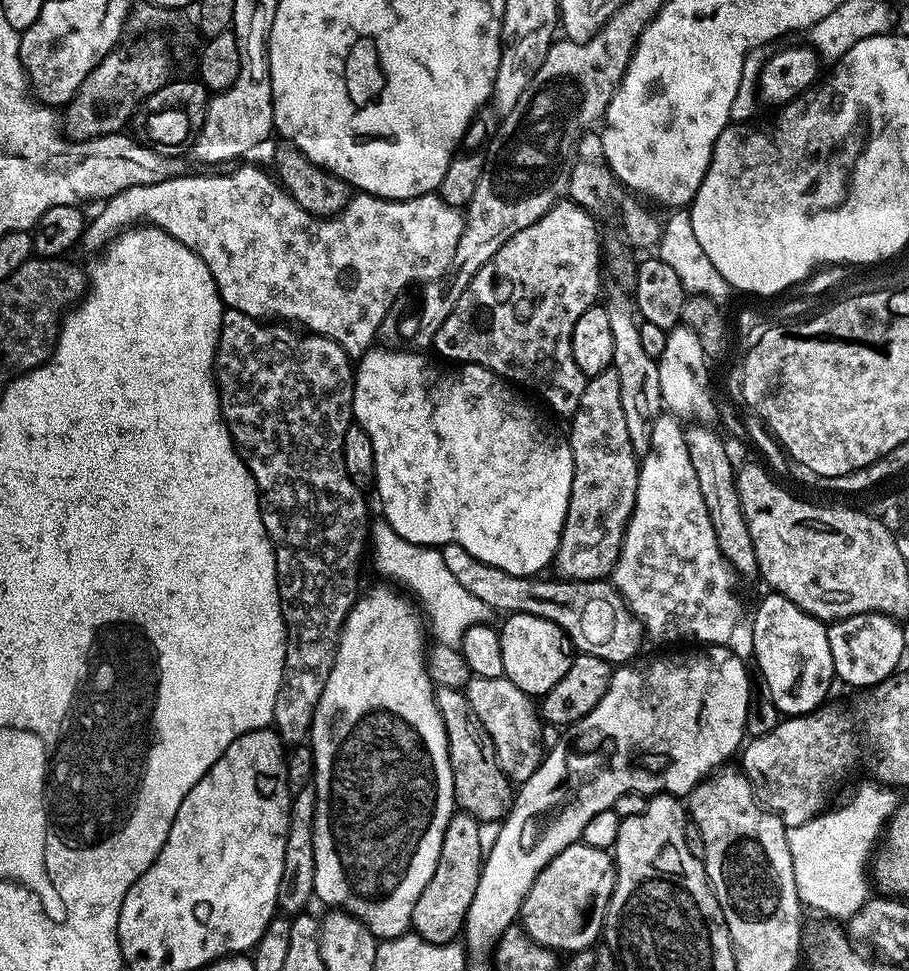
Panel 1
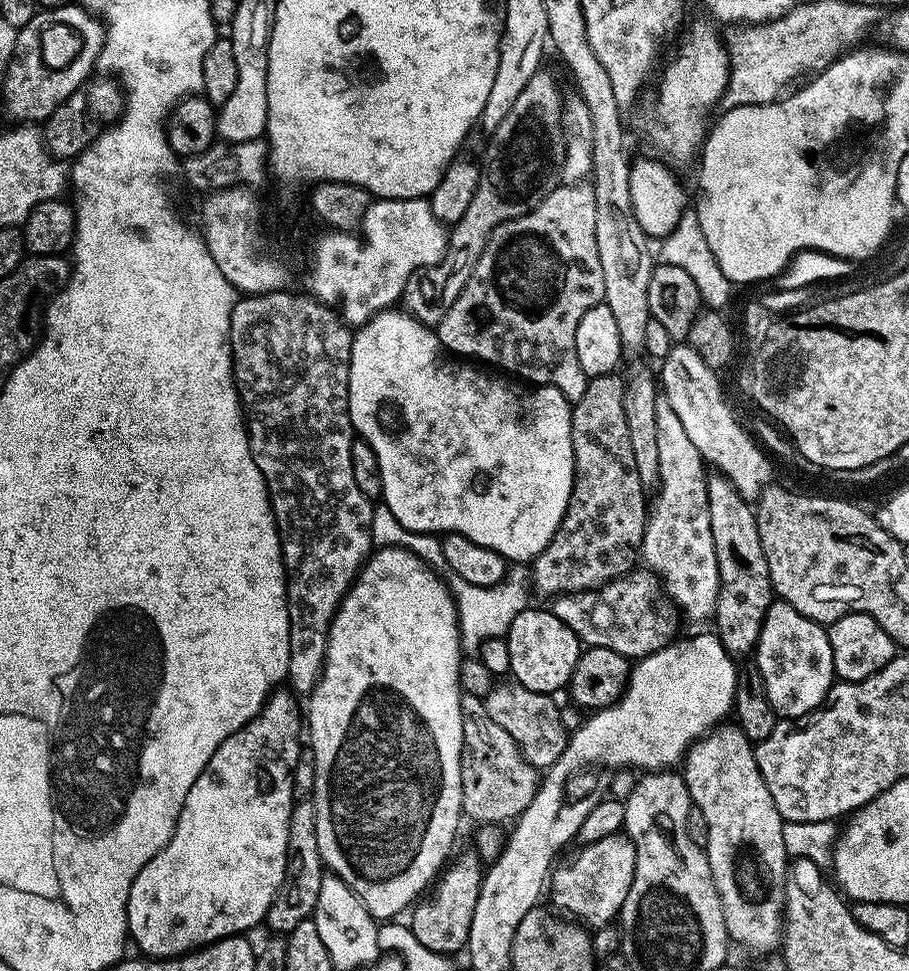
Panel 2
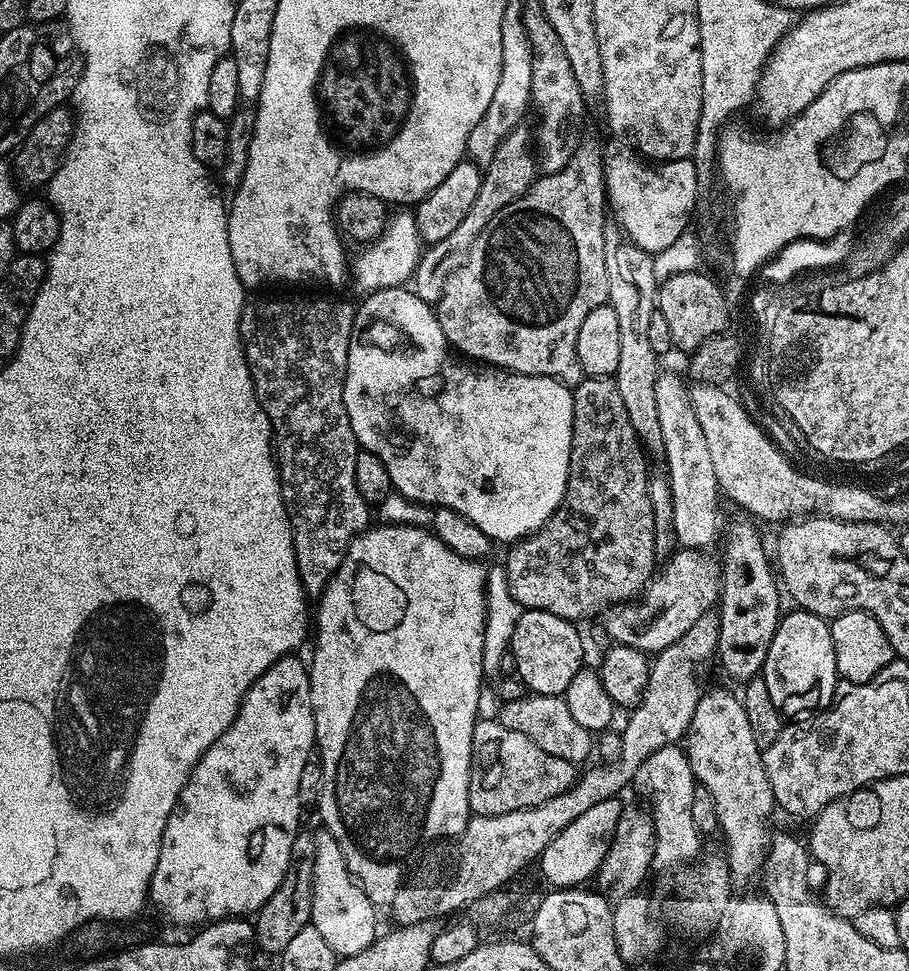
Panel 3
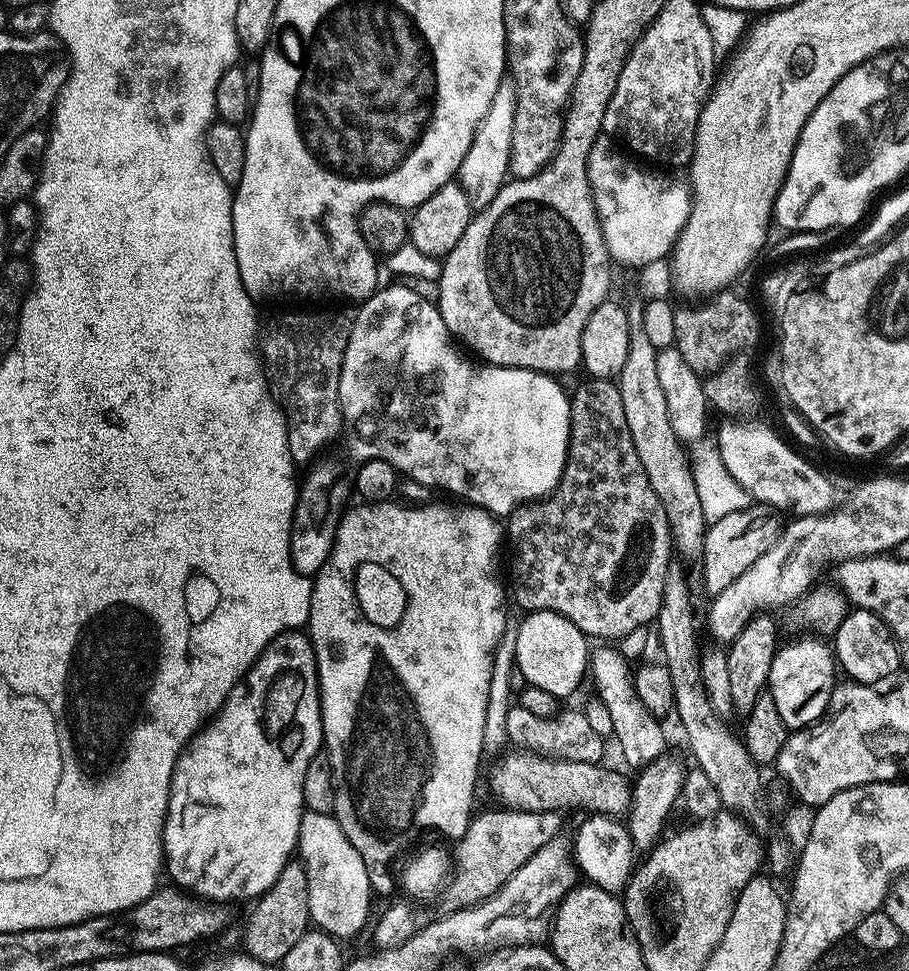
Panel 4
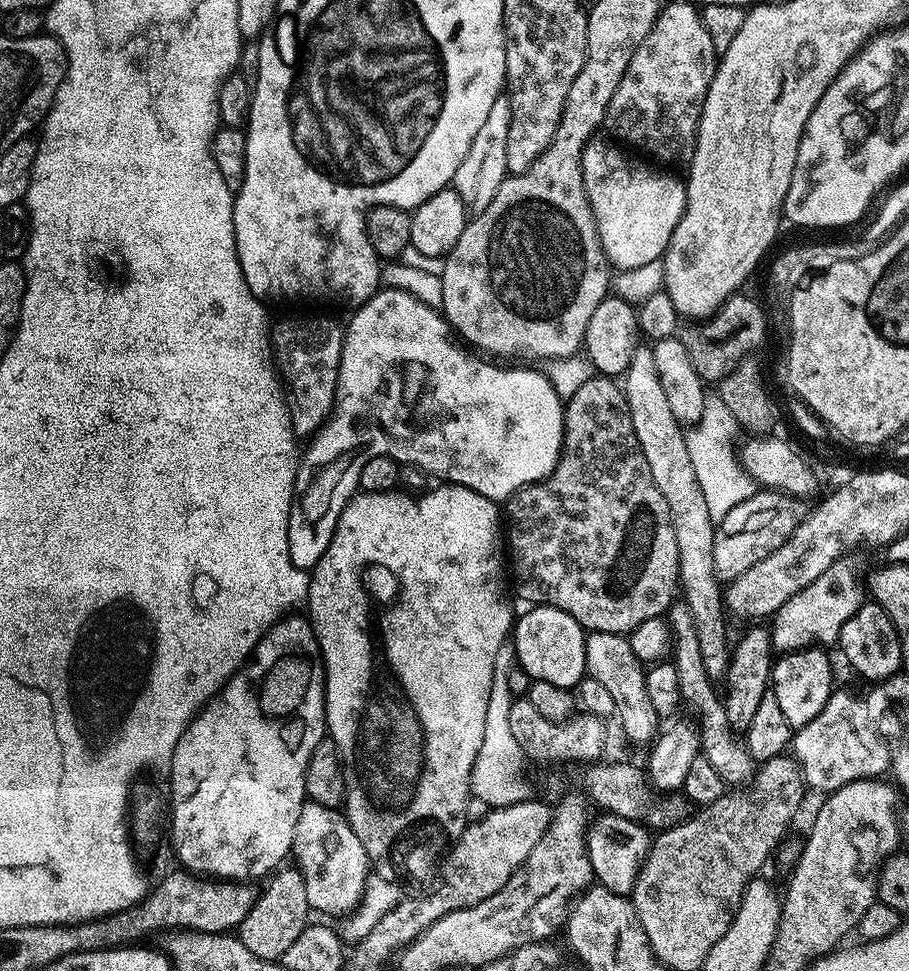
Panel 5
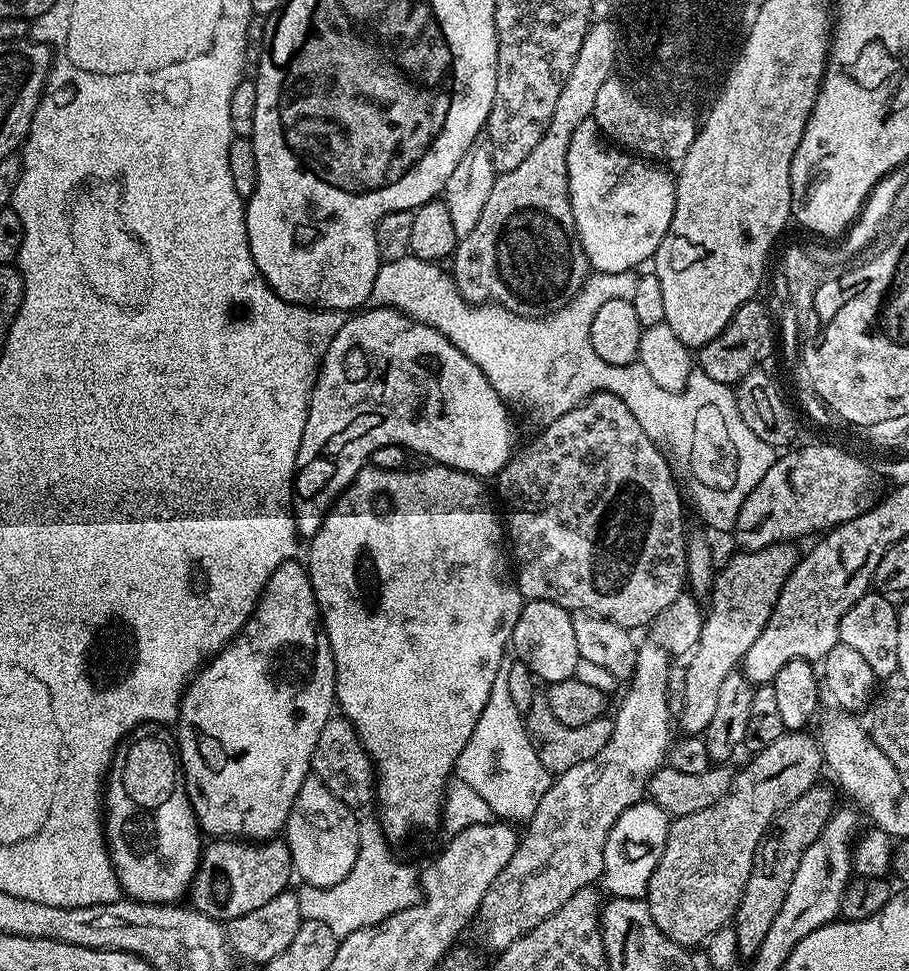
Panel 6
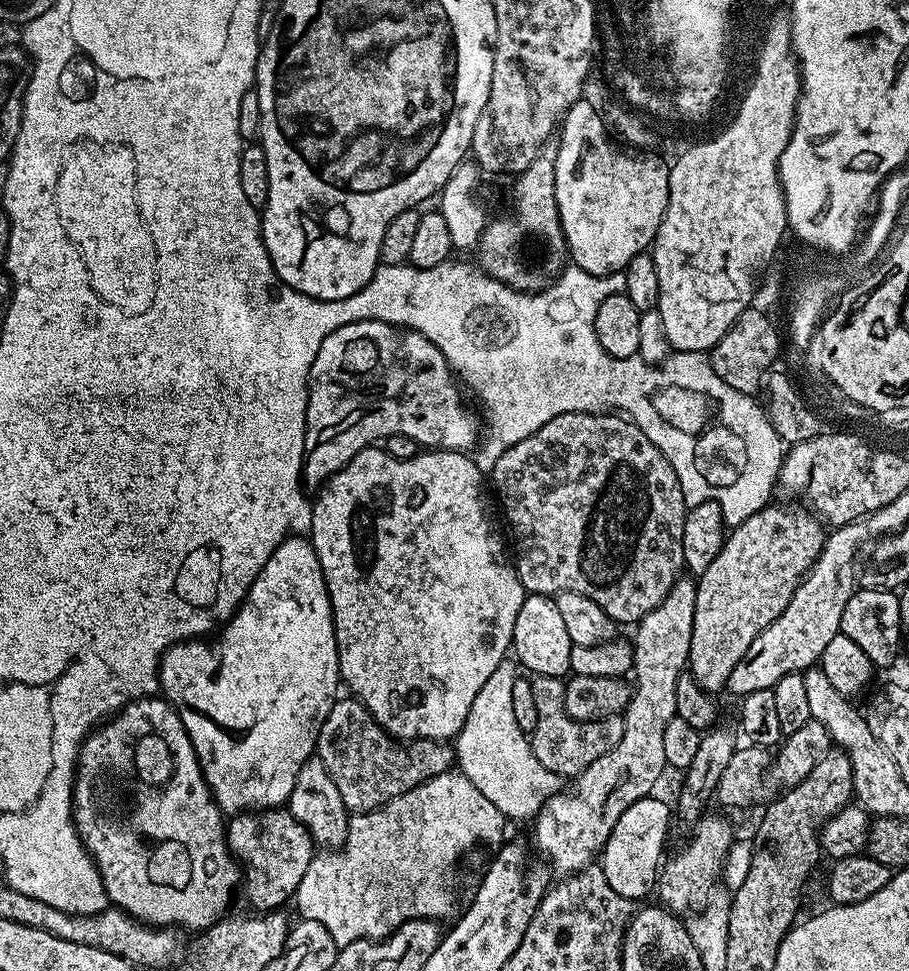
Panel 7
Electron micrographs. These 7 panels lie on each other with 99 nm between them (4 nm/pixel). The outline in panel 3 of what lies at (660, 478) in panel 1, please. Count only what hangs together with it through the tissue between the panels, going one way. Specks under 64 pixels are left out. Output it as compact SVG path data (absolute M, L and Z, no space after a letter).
M661 371L654 382L654 399L658 405L658 422L662 425L662 459L668 463L666 475L672 491L676 543L680 548L707 549L707 544L718 540L716 503L722 500L722 493L714 474L714 462L710 462L710 450L706 450L702 426L698 426L692 409L689 387L685 387L674 373Z

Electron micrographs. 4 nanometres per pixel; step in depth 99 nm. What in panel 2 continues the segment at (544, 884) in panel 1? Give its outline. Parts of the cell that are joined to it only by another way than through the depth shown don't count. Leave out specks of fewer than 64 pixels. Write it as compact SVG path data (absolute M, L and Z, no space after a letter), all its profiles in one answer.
M617 834L583 845L579 850L569 864L561 863L551 873L551 907L589 929L609 927L619 917L622 902L626 902L626 894L630 894L630 882L634 882L634 842L626 834Z

